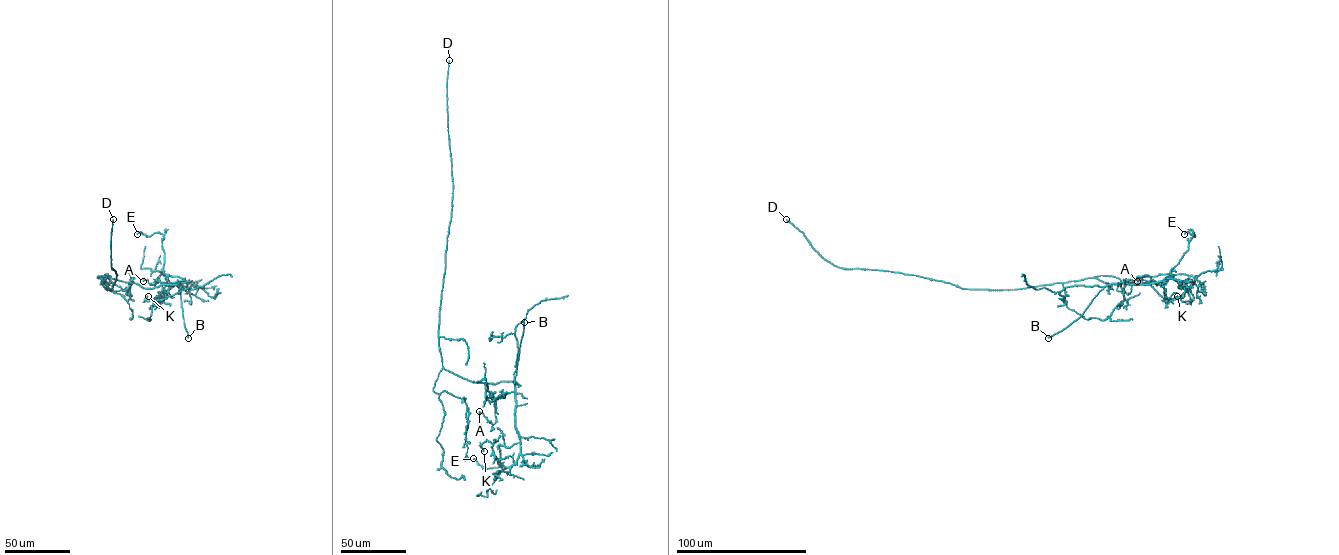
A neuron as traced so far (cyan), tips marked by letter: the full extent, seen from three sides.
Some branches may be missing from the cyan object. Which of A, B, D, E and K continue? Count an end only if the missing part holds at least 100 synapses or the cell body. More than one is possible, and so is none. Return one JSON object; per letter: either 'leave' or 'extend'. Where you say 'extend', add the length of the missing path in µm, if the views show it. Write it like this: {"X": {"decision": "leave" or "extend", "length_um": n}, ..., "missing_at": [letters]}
{"A": {"decision": "leave"}, "B": {"decision": "extend", "length_um": 70}, "D": {"decision": "extend", "length_um": 250}, "E": {"decision": "leave"}, "K": {"decision": "leave"}, "missing_at": ["B", "D"]}

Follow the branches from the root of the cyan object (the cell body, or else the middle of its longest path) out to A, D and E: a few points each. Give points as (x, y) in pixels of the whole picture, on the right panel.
A: (1053, 283), (1095, 277), (1109, 288), (1108, 284), (1120, 284), (1137, 276), (1151, 279), (1146, 285), (1137, 281)
D: (1053, 283), (1013, 290), (964, 289), (898, 272), (844, 269), (825, 260), (804, 234), (786, 219)
E: (1053, 283), (1095, 277), (1109, 288), (1108, 284), (1151, 284), (1168, 279), (1194, 233), (1195, 236), (1184, 234)

